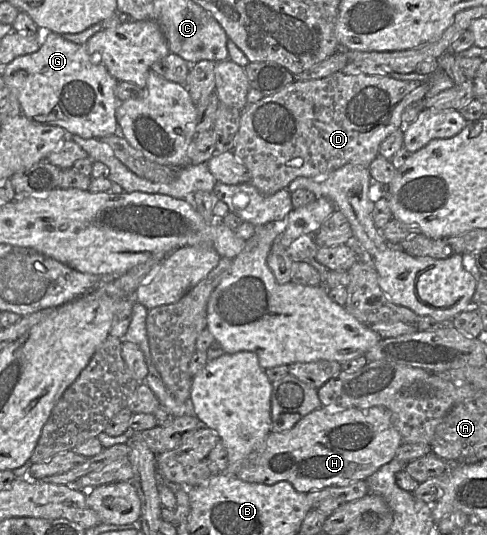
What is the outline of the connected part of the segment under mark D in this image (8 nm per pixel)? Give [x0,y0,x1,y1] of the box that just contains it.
[232,71,430,195]

